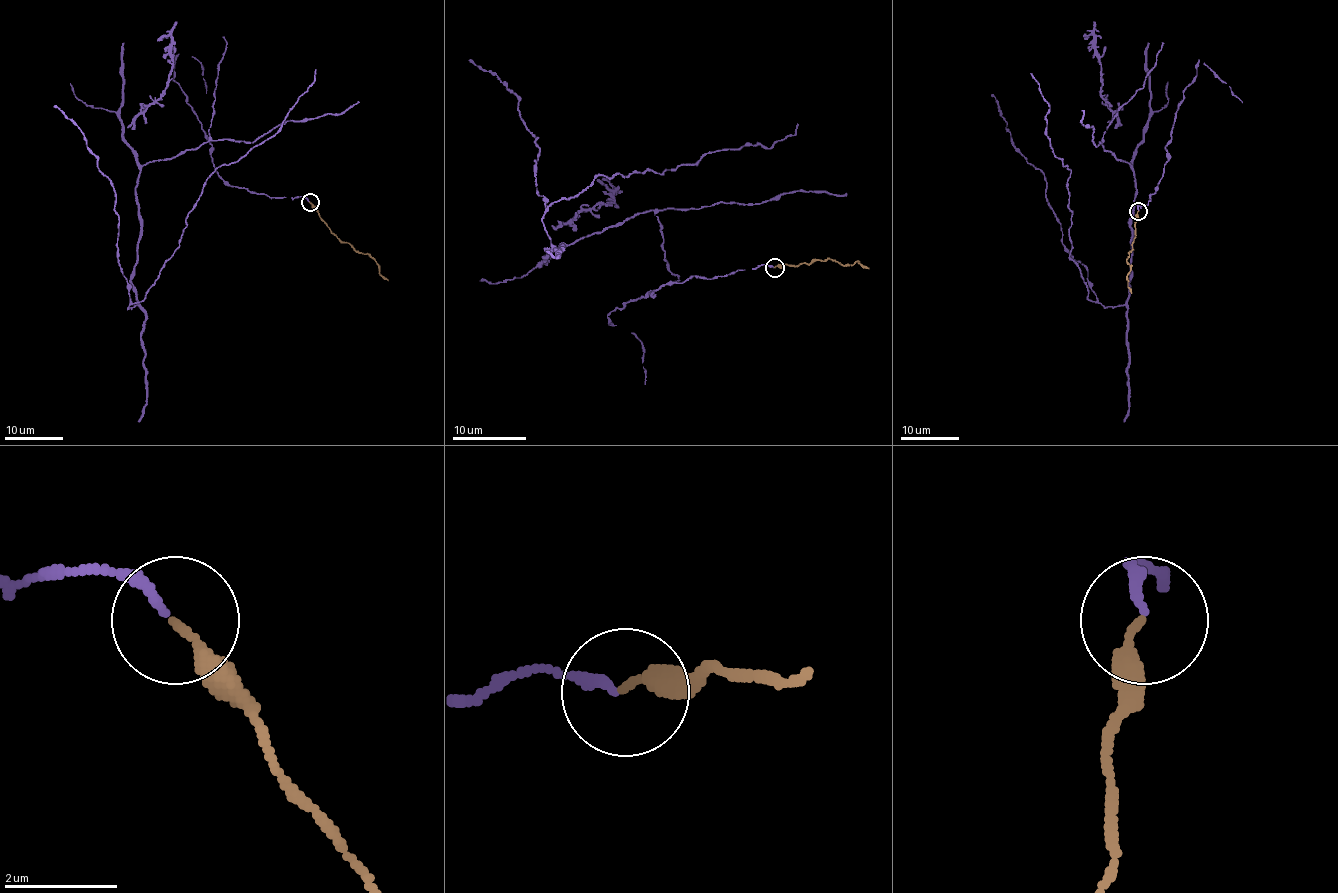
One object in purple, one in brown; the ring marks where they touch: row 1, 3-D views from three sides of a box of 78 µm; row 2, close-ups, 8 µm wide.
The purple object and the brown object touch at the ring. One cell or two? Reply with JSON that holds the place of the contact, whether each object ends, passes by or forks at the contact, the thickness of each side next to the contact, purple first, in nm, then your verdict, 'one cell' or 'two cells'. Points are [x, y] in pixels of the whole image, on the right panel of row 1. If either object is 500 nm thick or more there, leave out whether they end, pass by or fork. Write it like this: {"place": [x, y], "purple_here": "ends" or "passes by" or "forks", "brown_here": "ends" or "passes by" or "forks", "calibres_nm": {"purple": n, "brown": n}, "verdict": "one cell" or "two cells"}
{"place": [1138, 211], "purple_here": "ends", "brown_here": "ends", "calibres_nm": {"purple": 170, "brown": 190}, "verdict": "one cell"}

